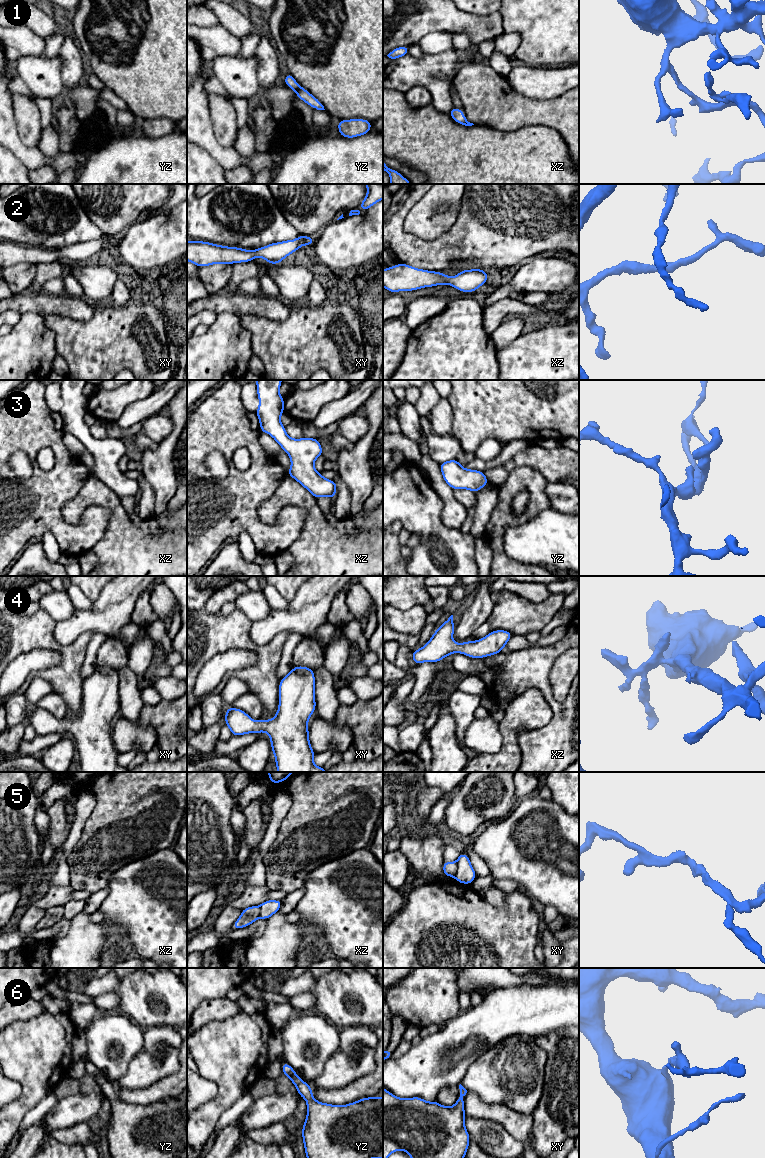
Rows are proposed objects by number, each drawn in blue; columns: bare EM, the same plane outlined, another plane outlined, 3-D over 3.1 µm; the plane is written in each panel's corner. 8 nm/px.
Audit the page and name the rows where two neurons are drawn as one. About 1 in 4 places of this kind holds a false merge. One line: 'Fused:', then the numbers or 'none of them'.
Fused: 5

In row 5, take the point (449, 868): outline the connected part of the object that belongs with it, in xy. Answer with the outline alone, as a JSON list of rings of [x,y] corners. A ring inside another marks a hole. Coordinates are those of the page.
[[[444,860],[443,863],[443,875],[449,877],[455,877],[457,872],[457,862],[447,862]]]

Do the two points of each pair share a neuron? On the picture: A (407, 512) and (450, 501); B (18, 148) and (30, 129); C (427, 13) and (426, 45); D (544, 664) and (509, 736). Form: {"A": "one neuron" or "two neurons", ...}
{"A": "two neurons", "B": "two neurons", "C": "two neurons", "D": "two neurons"}

